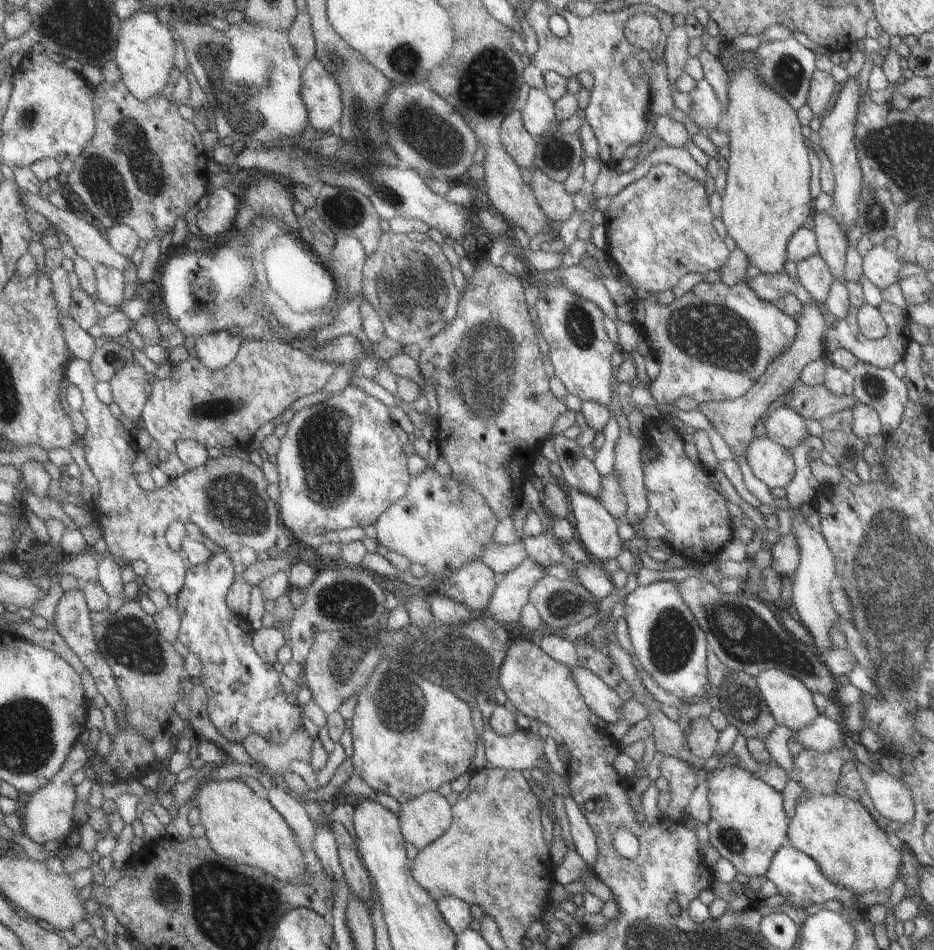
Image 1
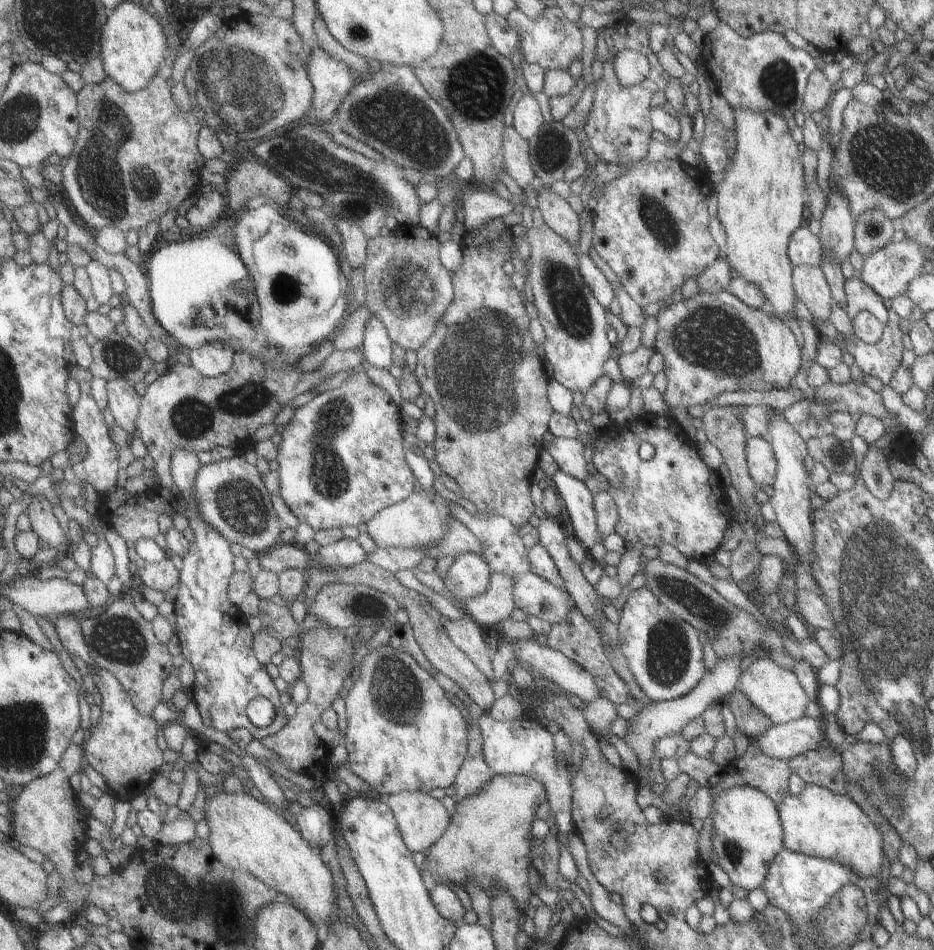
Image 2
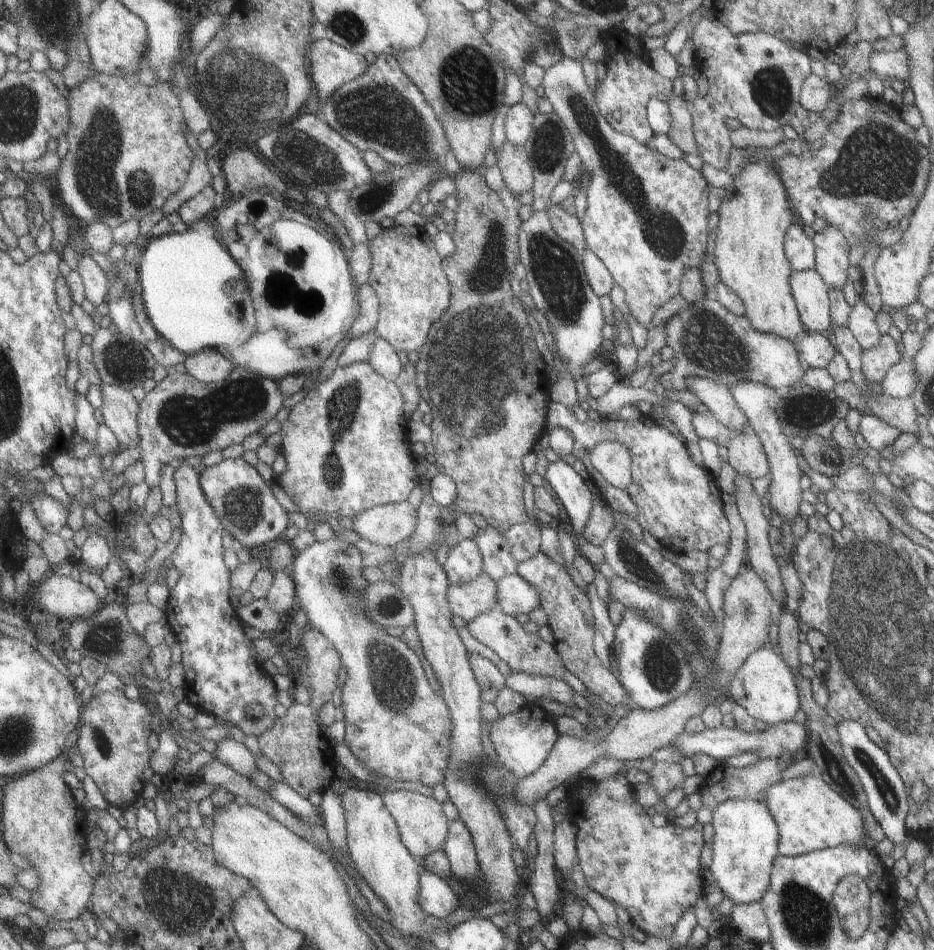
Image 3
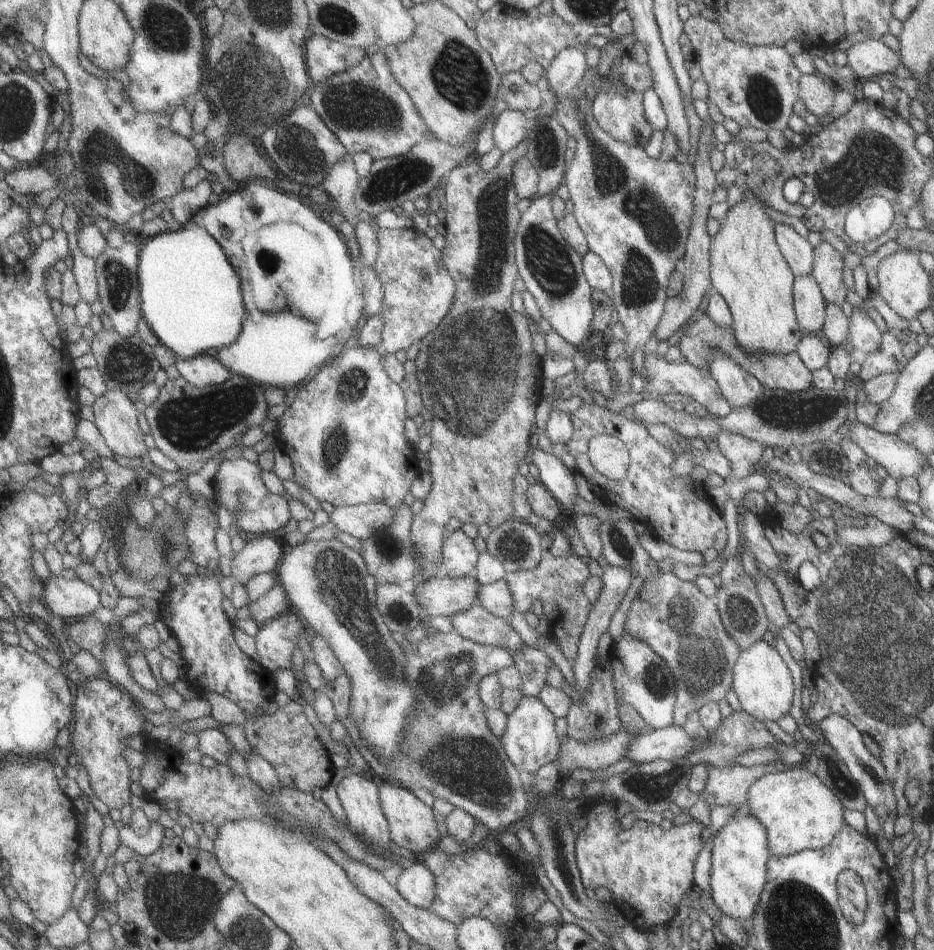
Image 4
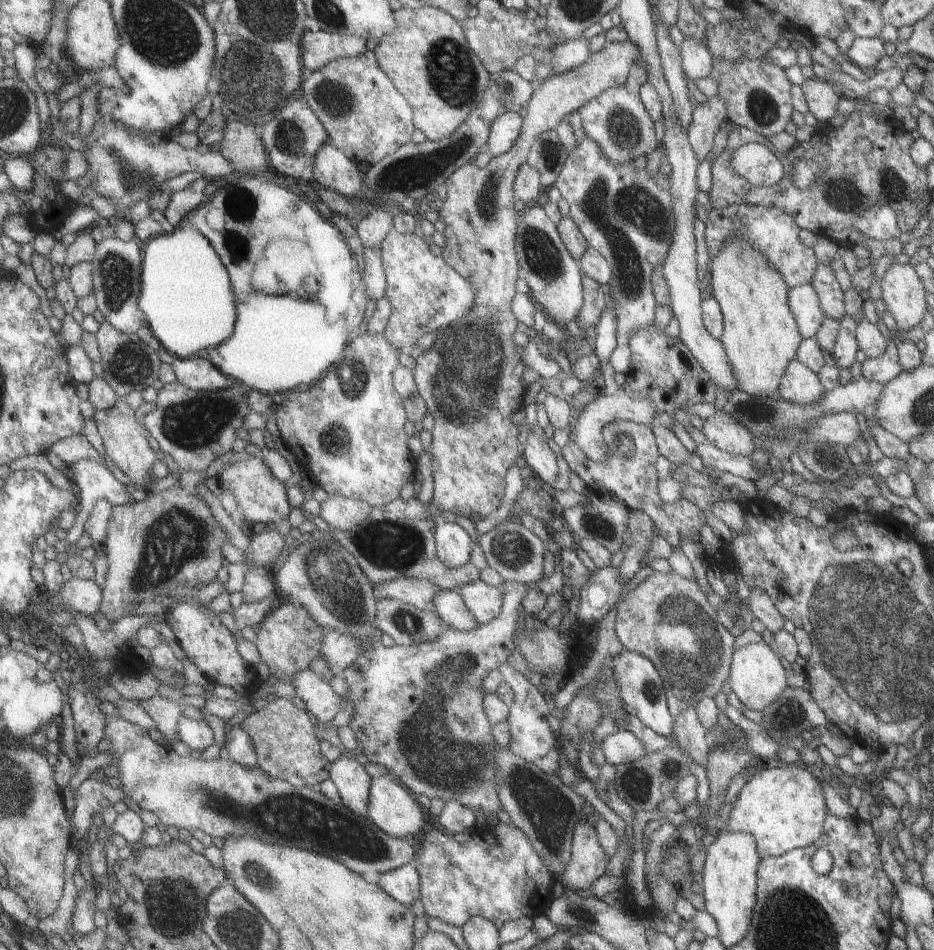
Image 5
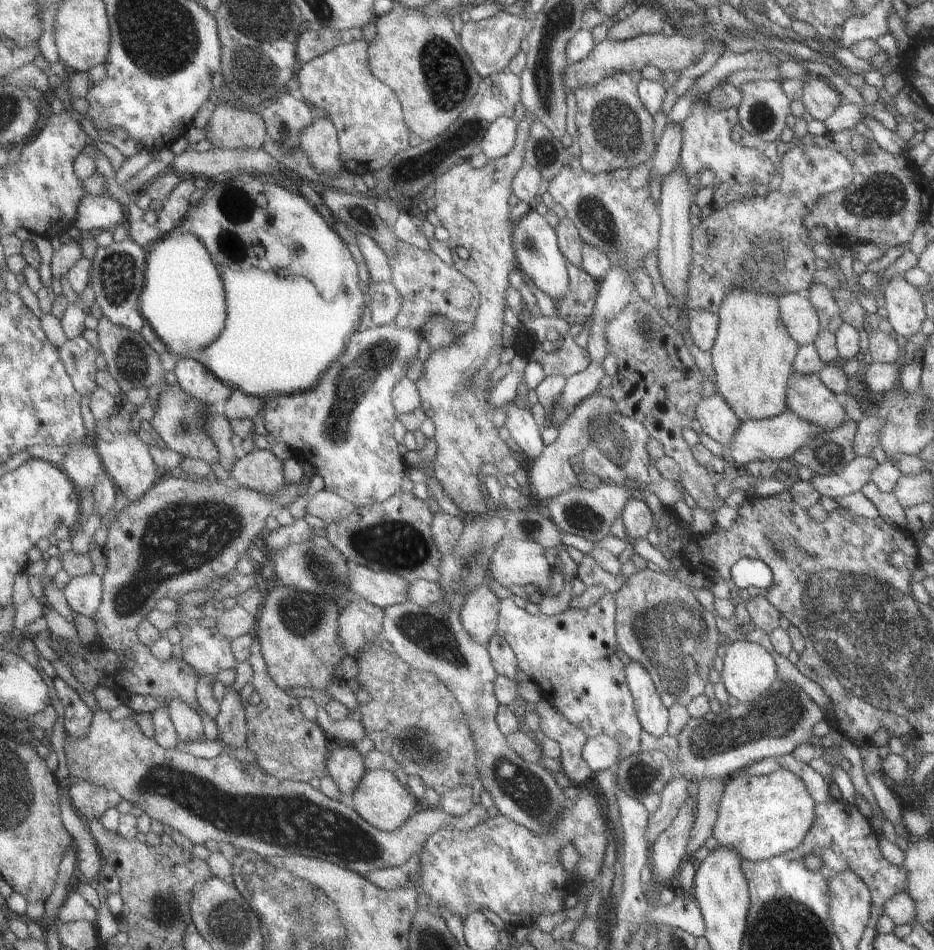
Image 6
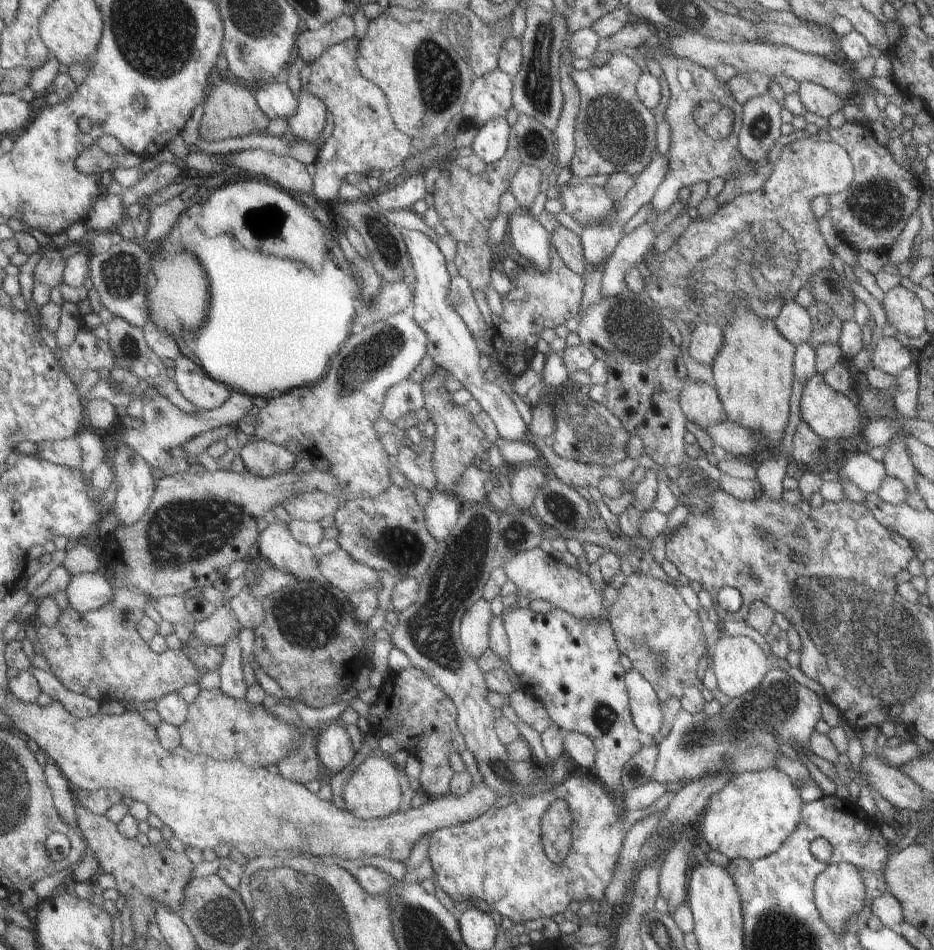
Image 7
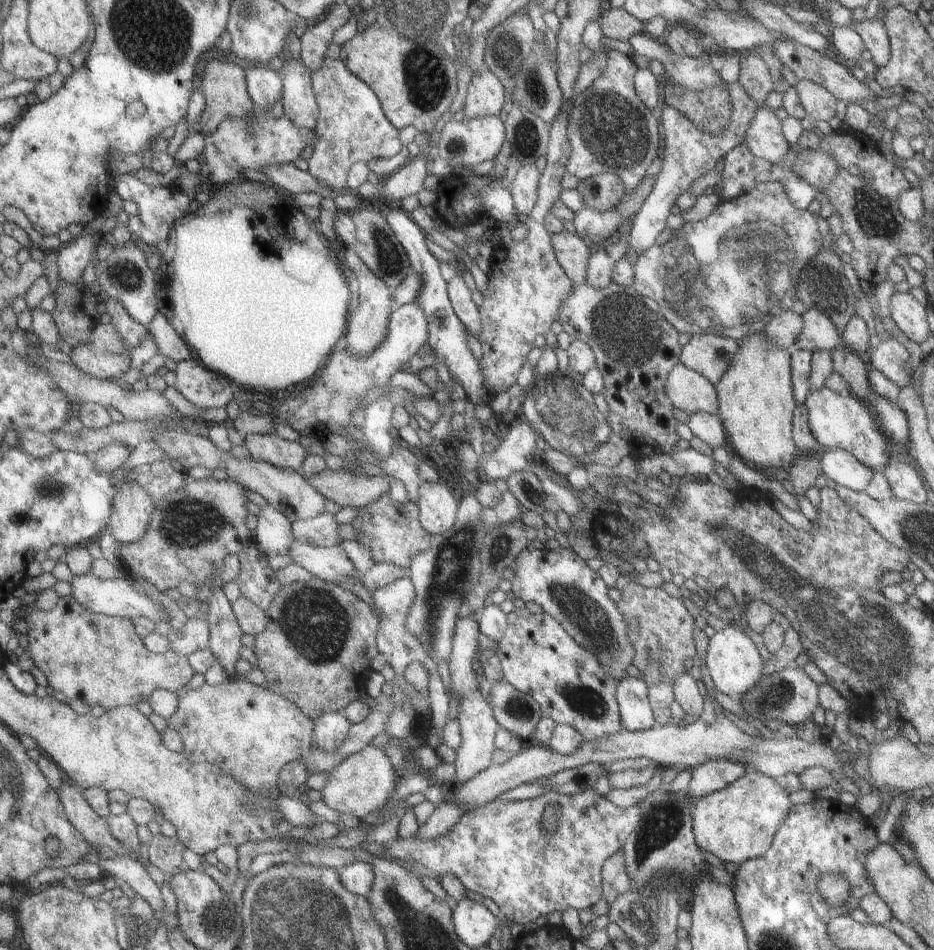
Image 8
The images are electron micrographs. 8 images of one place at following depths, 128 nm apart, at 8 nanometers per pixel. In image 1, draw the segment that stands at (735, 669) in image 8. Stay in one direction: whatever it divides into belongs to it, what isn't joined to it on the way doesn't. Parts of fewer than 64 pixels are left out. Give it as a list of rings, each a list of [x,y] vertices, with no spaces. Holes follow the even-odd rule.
[[[768,669],[755,674],[753,680],[776,725],[799,730],[818,716],[811,692],[797,678],[778,669]]]

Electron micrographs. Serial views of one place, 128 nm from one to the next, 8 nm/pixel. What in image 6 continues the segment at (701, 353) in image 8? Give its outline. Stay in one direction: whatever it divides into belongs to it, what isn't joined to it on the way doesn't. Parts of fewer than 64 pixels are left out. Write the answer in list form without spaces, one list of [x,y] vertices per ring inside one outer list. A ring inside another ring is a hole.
[[[703,309],[688,312],[687,332],[694,346],[703,352],[711,348],[718,329],[718,313]]]

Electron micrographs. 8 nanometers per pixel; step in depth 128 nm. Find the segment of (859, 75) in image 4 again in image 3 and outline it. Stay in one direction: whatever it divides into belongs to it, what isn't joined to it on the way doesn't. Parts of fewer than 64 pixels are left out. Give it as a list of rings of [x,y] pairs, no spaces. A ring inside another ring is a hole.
[[[871,50],[869,54],[869,71],[867,75],[888,77],[891,80],[897,80],[905,84],[907,79],[907,54],[903,50],[893,50],[887,52],[885,50]]]

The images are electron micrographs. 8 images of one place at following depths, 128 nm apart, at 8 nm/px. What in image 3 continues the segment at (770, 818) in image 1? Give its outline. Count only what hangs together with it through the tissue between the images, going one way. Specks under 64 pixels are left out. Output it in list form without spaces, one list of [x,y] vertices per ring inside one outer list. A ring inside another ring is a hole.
[[[727,800],[720,803],[713,811],[711,826],[713,827],[713,840],[711,840],[711,863],[707,870],[713,876],[713,883],[733,904],[749,904],[749,902],[759,902],[763,892],[769,886],[770,867],[777,852],[777,826],[769,810],[762,802],[751,802],[751,800]]]

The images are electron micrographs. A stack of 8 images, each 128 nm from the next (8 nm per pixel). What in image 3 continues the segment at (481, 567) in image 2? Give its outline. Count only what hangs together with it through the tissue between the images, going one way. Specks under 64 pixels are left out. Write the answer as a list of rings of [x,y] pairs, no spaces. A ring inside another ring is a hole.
[[[460,538],[450,549],[447,561],[444,563],[448,579],[453,584],[465,584],[471,578],[481,573],[481,556],[475,540]]]

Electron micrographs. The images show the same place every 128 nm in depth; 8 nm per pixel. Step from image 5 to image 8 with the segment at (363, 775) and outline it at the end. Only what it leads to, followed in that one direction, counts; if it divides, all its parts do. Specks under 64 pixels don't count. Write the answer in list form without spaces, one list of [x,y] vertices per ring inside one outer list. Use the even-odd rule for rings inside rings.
[[[327,711],[314,719],[314,742],[329,752],[335,752],[350,732],[352,722],[338,711]]]

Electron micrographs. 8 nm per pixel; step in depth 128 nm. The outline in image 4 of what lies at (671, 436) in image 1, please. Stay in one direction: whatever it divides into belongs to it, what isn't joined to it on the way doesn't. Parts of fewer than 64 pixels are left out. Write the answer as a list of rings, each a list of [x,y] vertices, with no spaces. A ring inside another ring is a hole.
[[[596,404],[589,407],[581,424],[581,406],[568,412],[572,425],[571,438],[565,444],[567,454],[575,460],[574,473],[593,496],[613,508],[624,509],[631,515],[631,521],[642,523],[650,530],[656,540],[671,545],[680,551],[703,552],[714,548],[721,552],[726,544],[725,522],[720,512],[705,498],[701,487],[691,484],[688,476],[675,478],[669,470],[669,464],[676,460],[675,454],[651,438],[644,426],[635,420],[629,420],[623,414],[612,414],[606,408]],[[597,434],[617,438],[627,450],[629,456],[627,470],[620,480],[608,480],[590,464],[587,456],[587,444],[591,436]]]

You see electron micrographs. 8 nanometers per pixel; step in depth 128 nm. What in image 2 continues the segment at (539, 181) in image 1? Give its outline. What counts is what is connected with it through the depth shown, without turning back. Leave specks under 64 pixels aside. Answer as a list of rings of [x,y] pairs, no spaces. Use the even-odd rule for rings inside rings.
[[[543,189],[536,196],[536,205],[541,214],[542,223],[563,240],[576,246],[580,238],[578,215],[571,210],[566,200]]]

